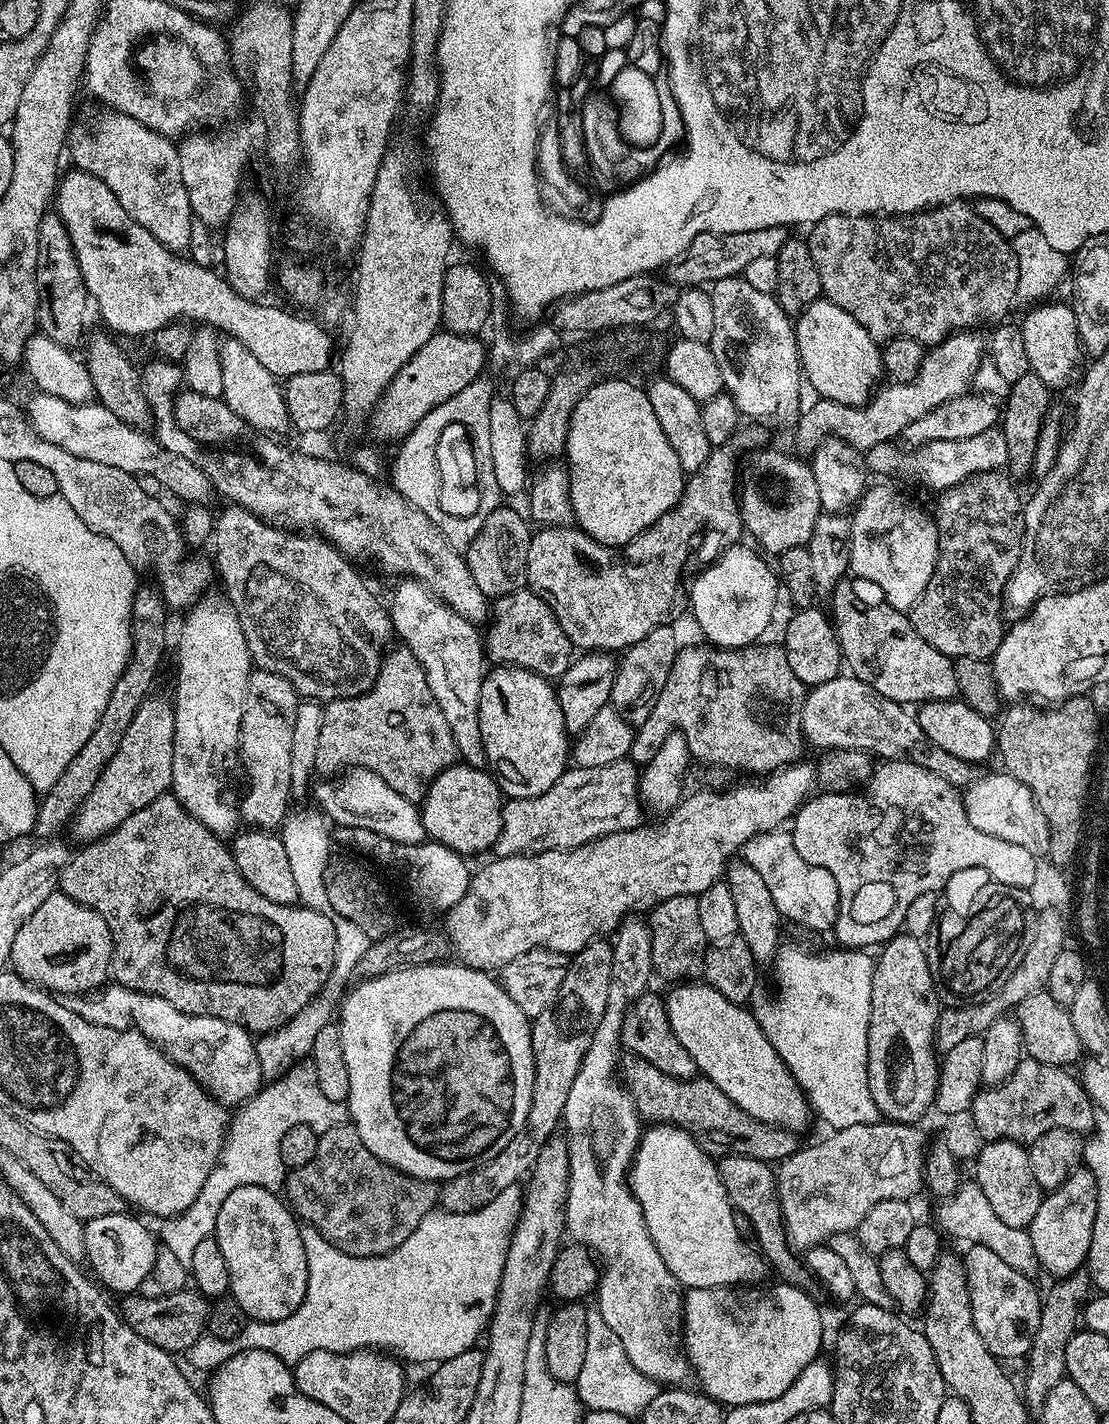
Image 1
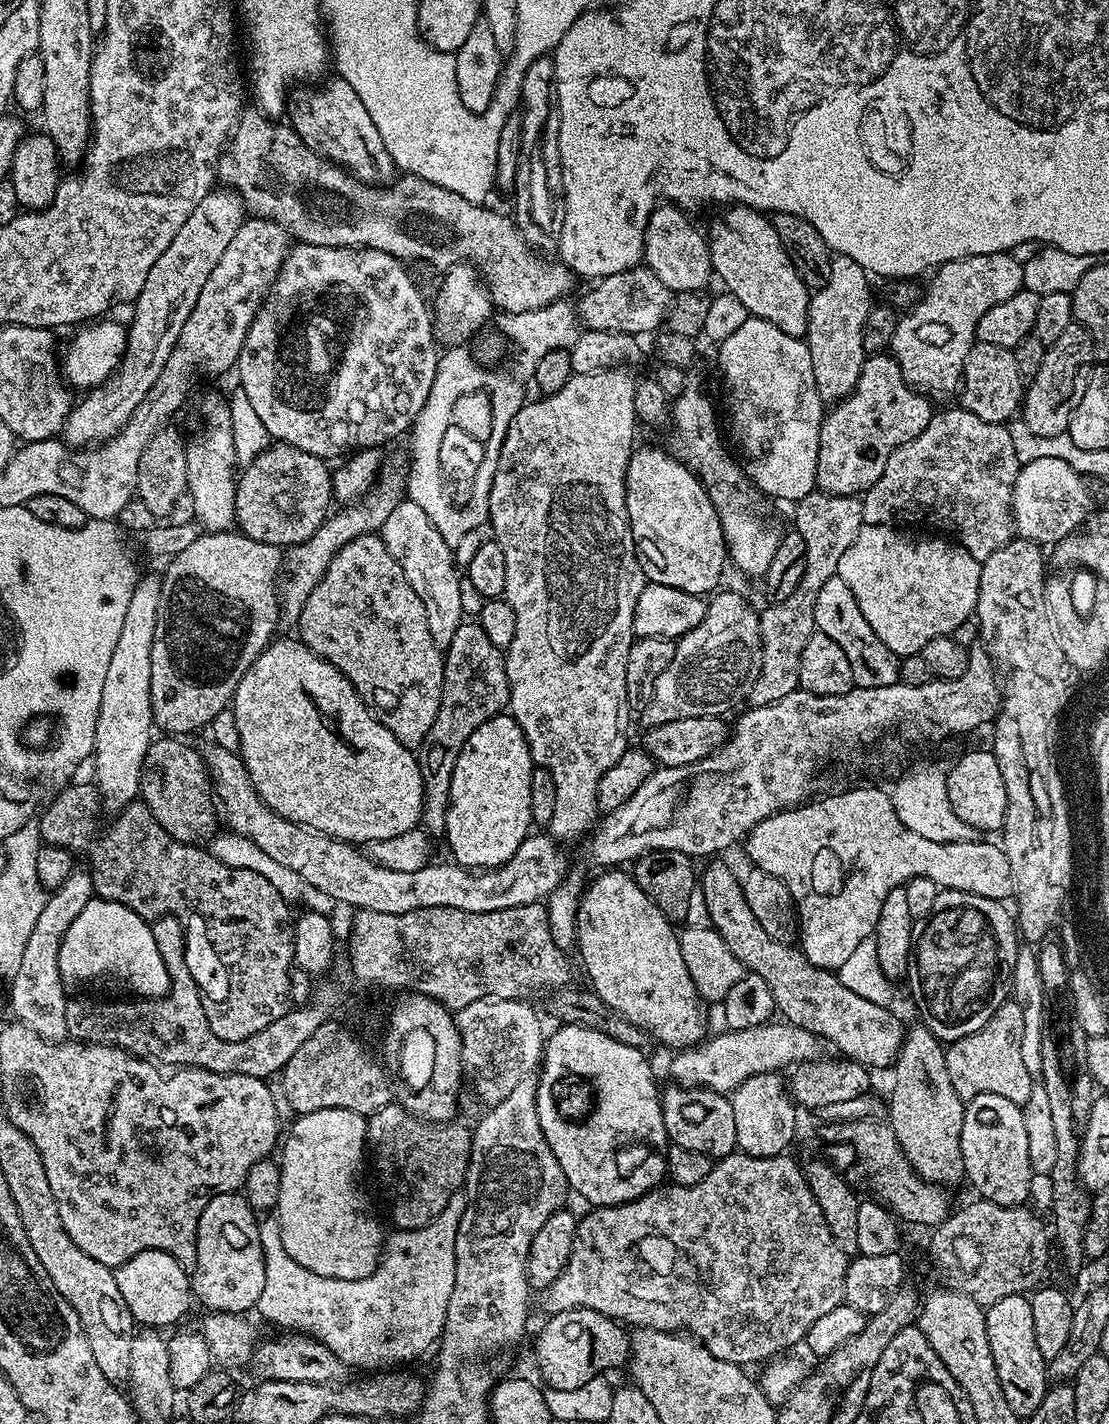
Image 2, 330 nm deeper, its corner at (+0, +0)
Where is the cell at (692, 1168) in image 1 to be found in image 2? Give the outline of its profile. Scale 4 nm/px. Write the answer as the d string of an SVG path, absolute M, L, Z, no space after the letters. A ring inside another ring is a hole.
M564 1024L556 1033L547 1037L544 1045L544 1058L542 1071L538 1076L536 1085L536 1105L538 1106L538 1122L542 1122L542 1130L546 1134L546 1142L550 1150L554 1150L554 1158L558 1158L558 1166L562 1166L564 1176L568 1180L568 1187L573 1193L576 1192L584 1200L589 1200L589 1205L601 1208L613 1208L615 1204L625 1204L636 1200L639 1196L646 1195L652 1189L661 1187L662 1181L668 1176L668 1157L665 1149L669 1147L670 1141L666 1134L664 1125L664 1105L662 1103L662 1092L656 1089L656 1076L648 1065L645 1053L634 1046L626 1046L626 1042L614 1042L606 1034L598 1030L582 1028L579 1024Z

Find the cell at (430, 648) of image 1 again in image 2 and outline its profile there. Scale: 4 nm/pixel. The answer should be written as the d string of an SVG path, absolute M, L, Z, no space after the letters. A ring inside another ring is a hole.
M403 499L390 513L382 529L382 539L386 550L394 554L398 566L410 578L410 586L414 586L414 594L422 598L426 606L426 622L430 626L430 638L441 650L447 649L454 638L458 626L465 619L464 592L460 589L462 576L456 573L456 560L452 557L453 545L438 534L434 522L426 518L422 506L418 506L410 499Z

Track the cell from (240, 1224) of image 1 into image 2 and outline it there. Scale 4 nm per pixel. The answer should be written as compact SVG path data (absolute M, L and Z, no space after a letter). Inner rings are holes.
M243 1191L218 1194L206 1202L196 1227L196 1266L191 1269L192 1295L214 1312L248 1314L262 1298L266 1262L262 1250L258 1214Z

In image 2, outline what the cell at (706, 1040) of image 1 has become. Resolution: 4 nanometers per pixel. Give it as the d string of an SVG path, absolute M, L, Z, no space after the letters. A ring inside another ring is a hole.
M604 870L600 877L593 882L592 885L583 889L580 897L580 909L576 915L576 942L575 947L580 948L580 960L584 963L584 968L588 971L588 980L591 991L597 992L602 998L602 1002L606 1002L614 1010L618 1010L630 1022L634 1022L634 1026L638 1026L649 1037L652 1036L656 1040L661 1040L664 1044L669 1044L672 1050L683 1050L685 1048L694 1048L701 1043L709 1035L708 1032L708 1012L705 1001L700 999L698 990L694 986L694 982L690 978L690 970L686 970L686 961L682 959L682 950L680 949L680 938L673 921L667 920L662 914L662 910L658 910L658 906L654 906L654 902L647 894L636 884L635 875L626 873L624 870Z

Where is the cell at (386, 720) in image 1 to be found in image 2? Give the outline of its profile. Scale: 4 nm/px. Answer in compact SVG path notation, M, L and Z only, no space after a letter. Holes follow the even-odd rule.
M379 535L356 537L338 550L326 567L325 576L302 606L299 630L302 643L323 660L329 660L355 686L361 700L372 709L382 726L402 742L402 746L419 749L430 726L434 726L434 718L438 718L444 685L444 652L434 638L430 638L422 598L414 594L410 578L406 578L402 566L398 566L394 554L386 550Z

